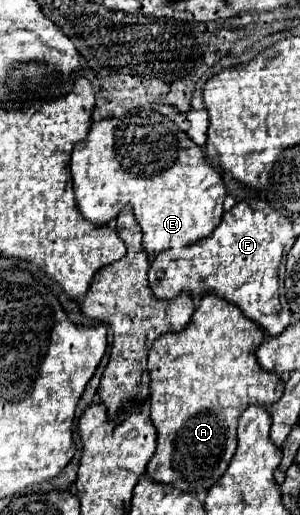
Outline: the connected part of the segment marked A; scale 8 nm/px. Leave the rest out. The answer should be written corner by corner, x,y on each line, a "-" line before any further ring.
205,295
185,331
177,335
167,333
153,343
149,351
149,375
151,423
157,431
157,451
147,463
149,479
195,495
203,495
219,481
237,447
239,415
251,405
271,407
283,395
283,381
277,375
263,371
255,359
255,351
263,339
263,329
257,323
251,323
237,307
223,303
223,299
215,299
215,295

